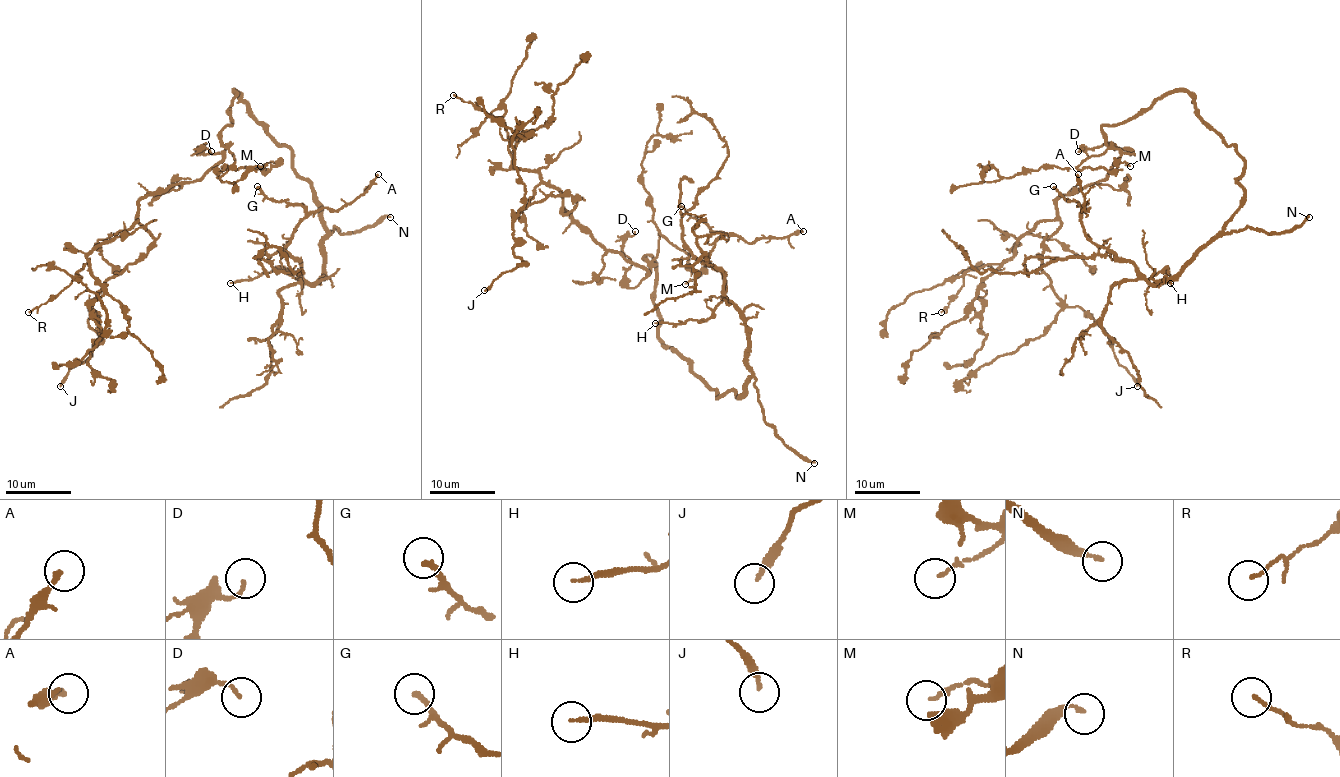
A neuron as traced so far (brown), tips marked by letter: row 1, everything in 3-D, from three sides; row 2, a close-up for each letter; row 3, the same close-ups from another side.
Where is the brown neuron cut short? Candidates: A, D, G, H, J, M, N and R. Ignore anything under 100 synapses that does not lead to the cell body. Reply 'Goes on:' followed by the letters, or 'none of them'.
Goes on: N

